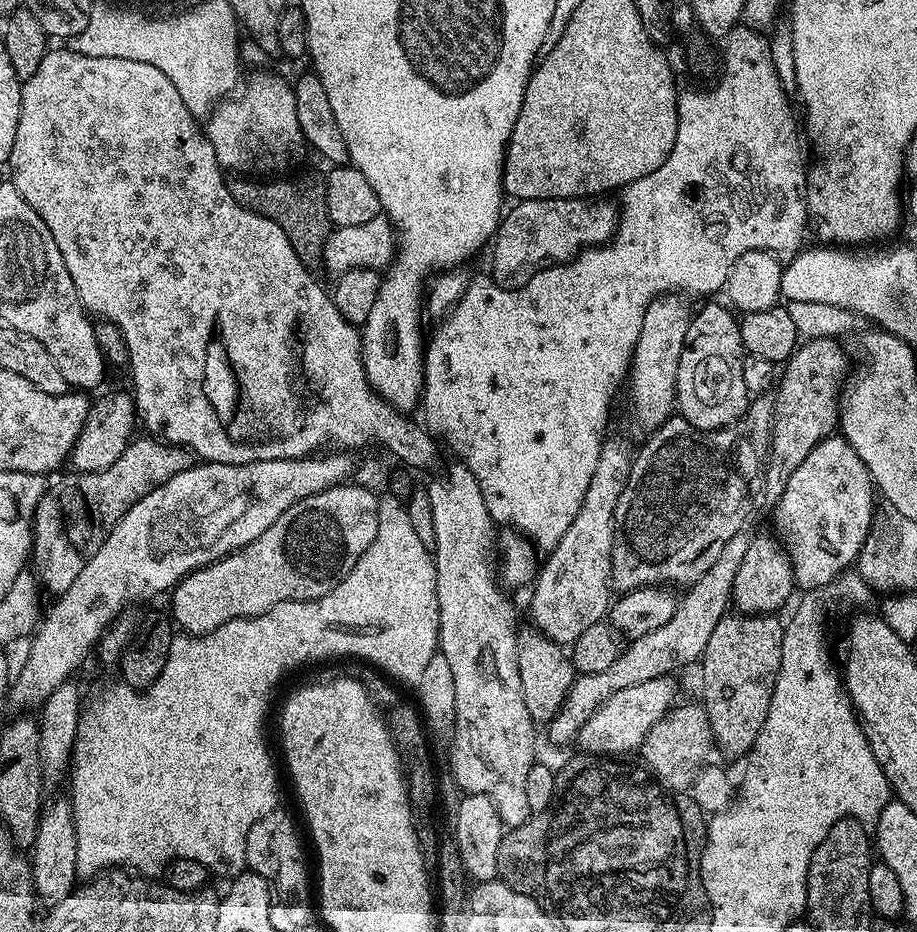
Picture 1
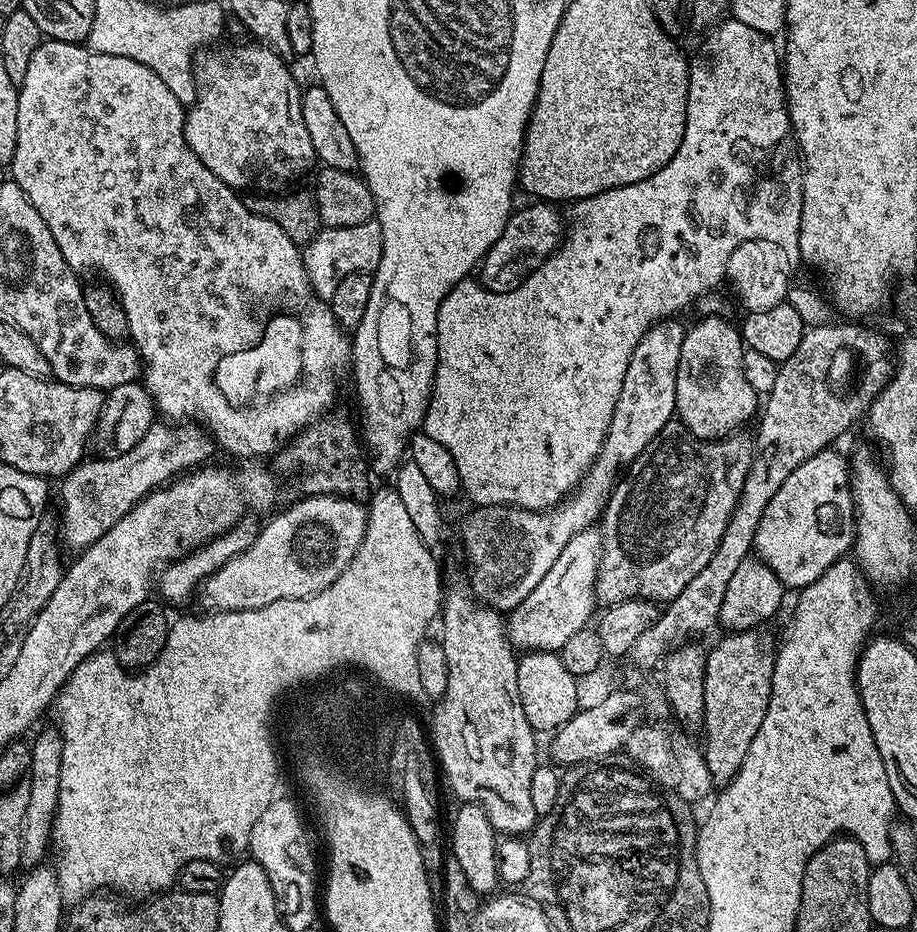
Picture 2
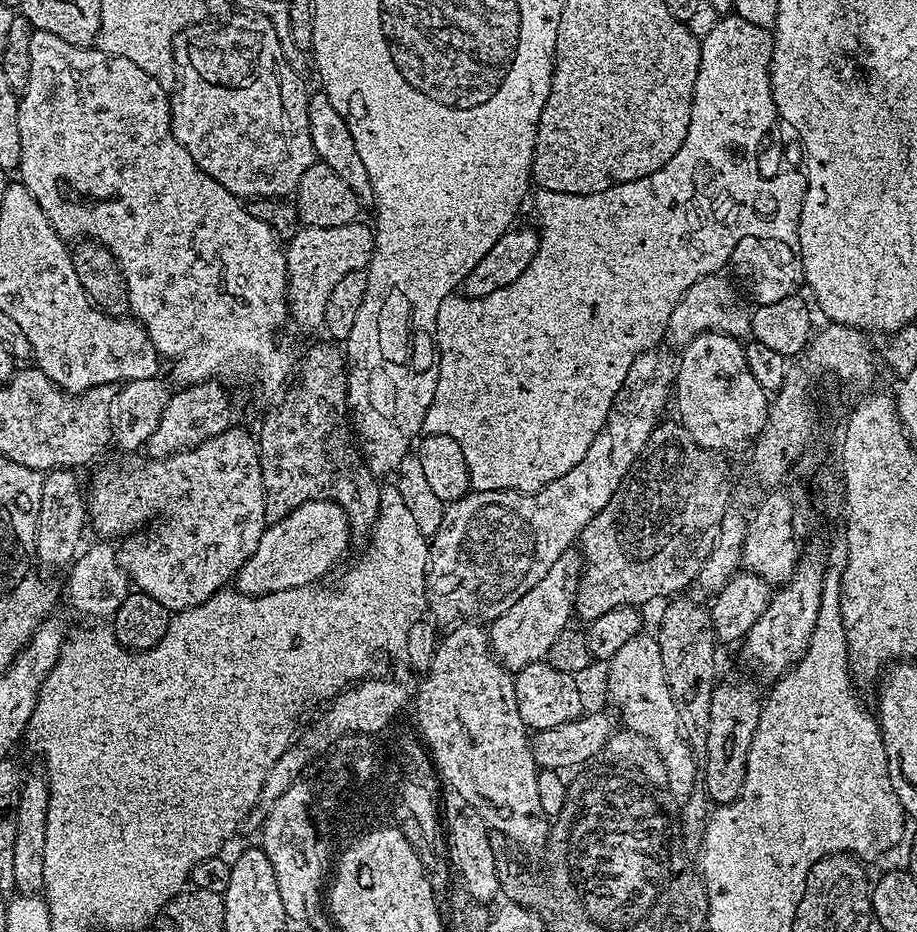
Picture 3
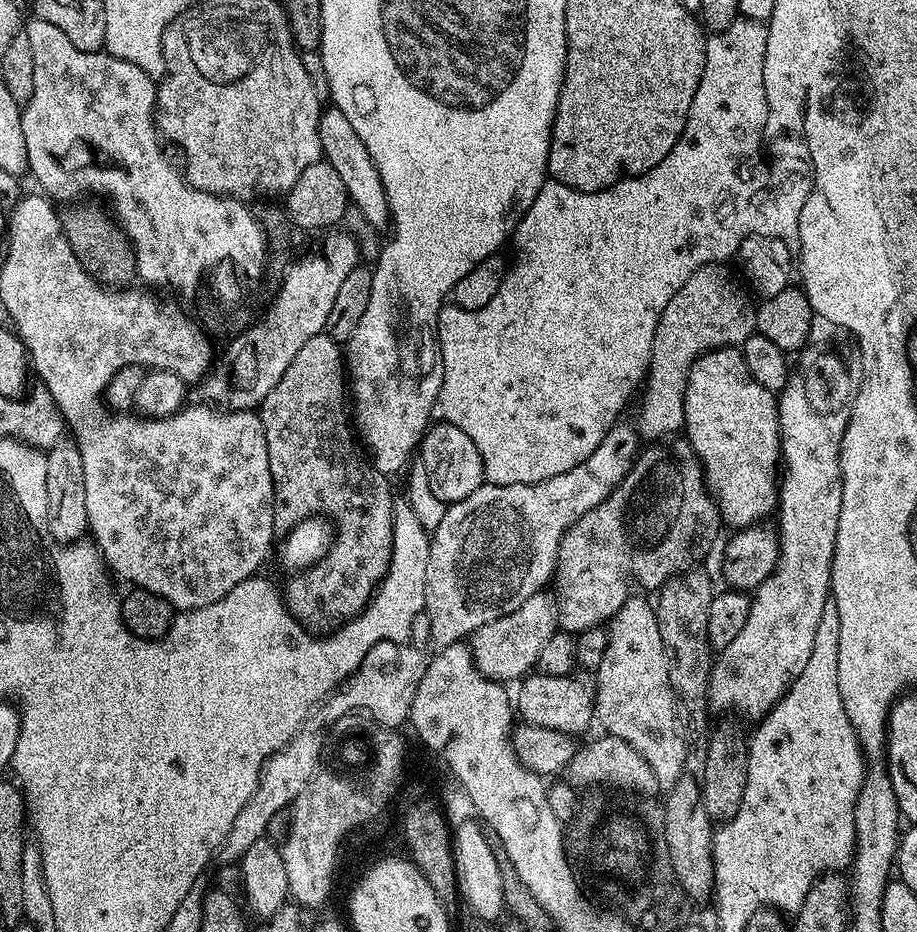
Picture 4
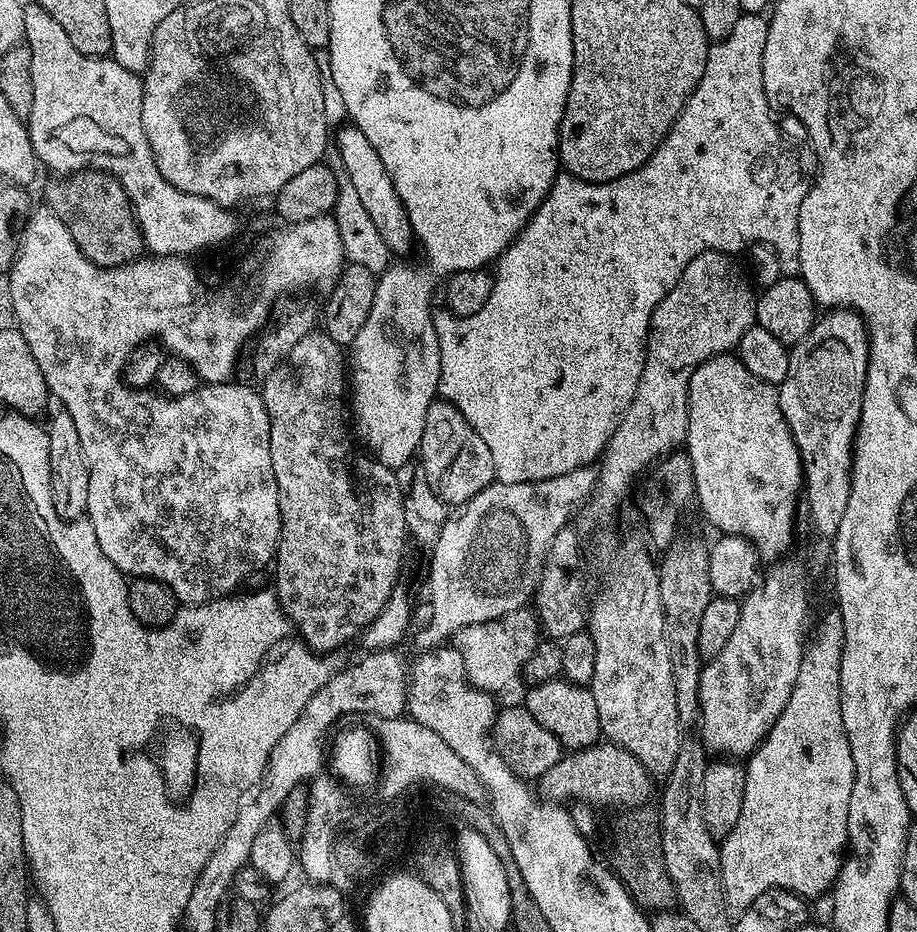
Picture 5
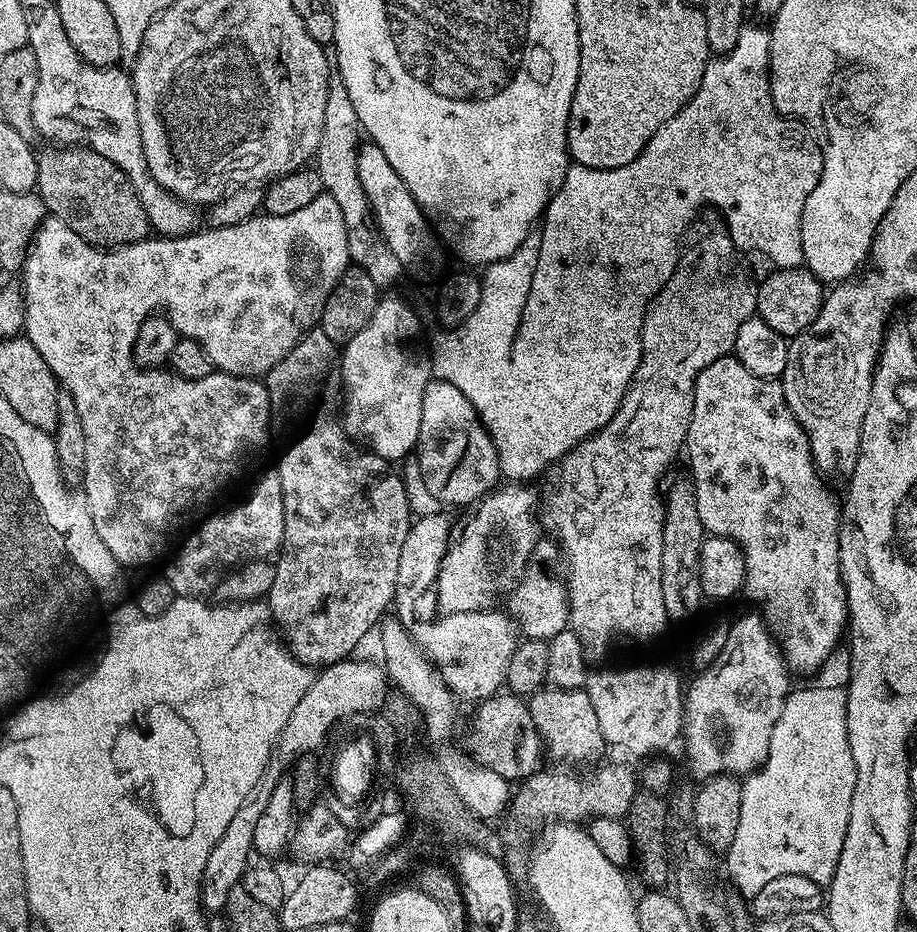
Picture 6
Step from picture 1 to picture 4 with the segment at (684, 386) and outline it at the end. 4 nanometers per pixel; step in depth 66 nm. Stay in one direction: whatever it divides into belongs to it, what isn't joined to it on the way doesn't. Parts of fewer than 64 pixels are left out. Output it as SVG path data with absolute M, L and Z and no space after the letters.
M739 347L716 348L696 359L686 382L683 431L704 467L704 483L716 501L720 519L727 527L729 524L729 529L751 528L753 524L767 521L767 516L777 511L778 469L782 464L780 406L774 393L754 382Z

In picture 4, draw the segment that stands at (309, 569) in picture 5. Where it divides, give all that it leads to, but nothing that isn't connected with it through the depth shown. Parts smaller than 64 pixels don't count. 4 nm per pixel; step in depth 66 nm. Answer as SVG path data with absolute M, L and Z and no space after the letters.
M321 334L310 338L310 342L303 344L302 350L294 354L294 362L286 366L286 374L278 378L278 386L266 394L258 409L266 434L270 478L274 482L274 533L287 534L298 526L298 522L311 516L327 518L334 529L328 553L318 563L289 575L292 577L288 585L282 588L288 611L309 630L332 630L363 612L388 572L392 557L394 495L388 485L389 477L372 467L362 455L350 427L349 409L348 412L344 409L344 396L346 400L345 353L337 341Z

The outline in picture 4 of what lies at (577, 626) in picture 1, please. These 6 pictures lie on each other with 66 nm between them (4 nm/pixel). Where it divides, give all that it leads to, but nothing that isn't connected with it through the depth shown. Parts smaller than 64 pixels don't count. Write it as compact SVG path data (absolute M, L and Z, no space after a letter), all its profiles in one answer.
M541 590L534 593L518 610L498 618L494 622L486 622L477 632L470 637L472 657L483 676L501 682L519 681L529 675L536 668L538 658L546 642L558 630L556 622L556 602L547 591Z

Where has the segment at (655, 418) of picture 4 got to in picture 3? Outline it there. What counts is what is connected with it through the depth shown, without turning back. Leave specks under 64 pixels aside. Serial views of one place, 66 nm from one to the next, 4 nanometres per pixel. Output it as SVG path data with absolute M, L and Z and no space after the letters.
M724 274L698 278L698 282L694 282L686 294L682 294L678 306L674 306L674 314L670 314L668 323L667 339L672 339L677 346L683 346L703 332L725 332L728 336L747 337L752 331L753 309L742 295L741 289L729 280Z

